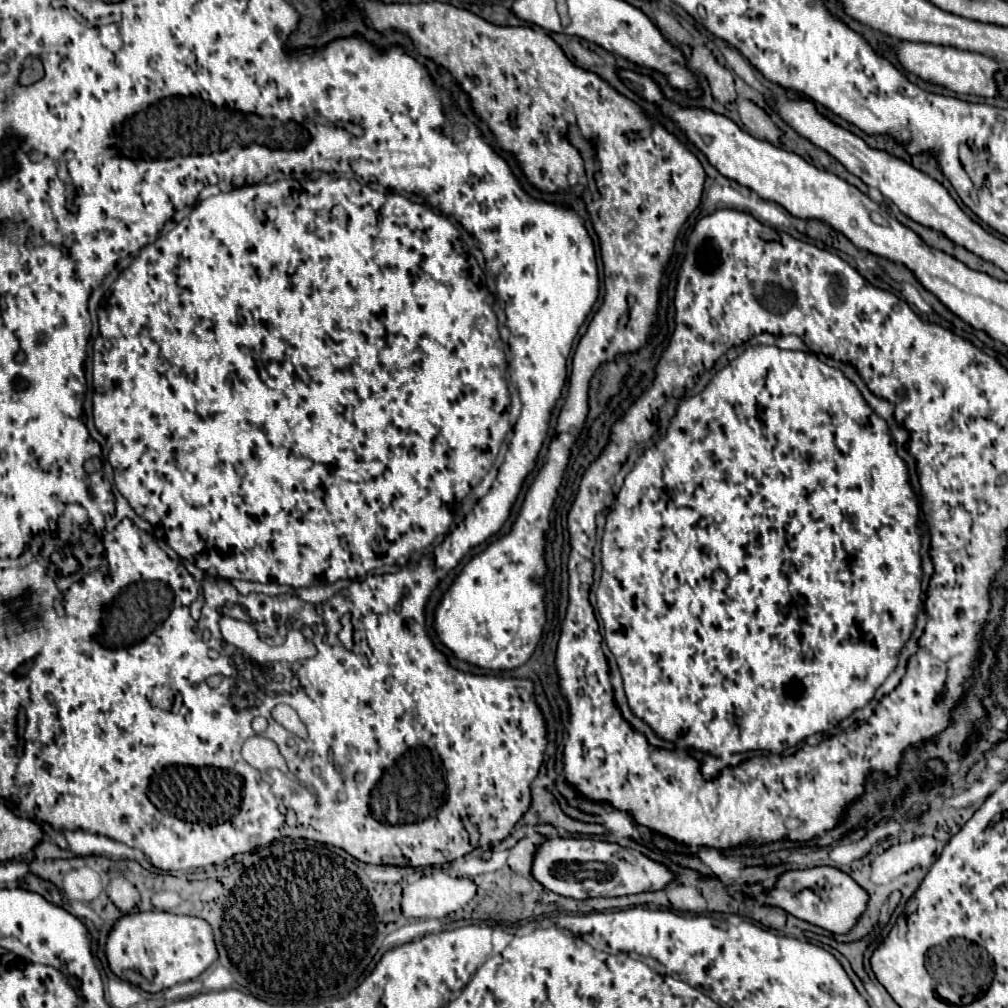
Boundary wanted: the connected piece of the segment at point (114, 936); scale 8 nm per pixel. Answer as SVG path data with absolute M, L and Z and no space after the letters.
M139 911L121 917L107 939L107 959L111 971L147 993L159 993L177 983L197 979L217 961L213 929L205 919L173 915L165 911Z

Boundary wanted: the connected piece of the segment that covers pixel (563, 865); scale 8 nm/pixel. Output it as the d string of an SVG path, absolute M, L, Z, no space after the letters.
M555 837L547 839L539 853L535 855L533 865L535 879L545 885L547 889L573 899L587 899L587 897L619 897L619 895L633 895L643 891L661 891L675 879L675 873L645 857L641 851L621 847L617 843L595 841L595 839L573 839L573 837Z

